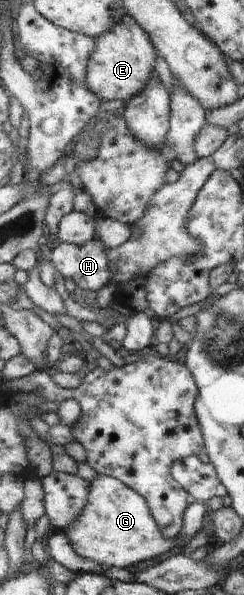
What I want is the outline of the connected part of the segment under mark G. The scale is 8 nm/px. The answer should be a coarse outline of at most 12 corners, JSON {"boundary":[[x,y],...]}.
{"boundary":[[115,476],[89,481],[61,529],[87,561],[133,567],[175,547],[148,500]]}

